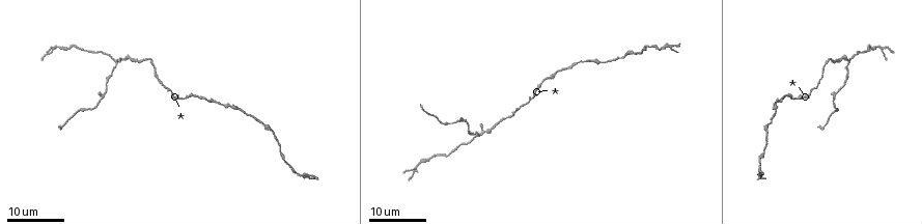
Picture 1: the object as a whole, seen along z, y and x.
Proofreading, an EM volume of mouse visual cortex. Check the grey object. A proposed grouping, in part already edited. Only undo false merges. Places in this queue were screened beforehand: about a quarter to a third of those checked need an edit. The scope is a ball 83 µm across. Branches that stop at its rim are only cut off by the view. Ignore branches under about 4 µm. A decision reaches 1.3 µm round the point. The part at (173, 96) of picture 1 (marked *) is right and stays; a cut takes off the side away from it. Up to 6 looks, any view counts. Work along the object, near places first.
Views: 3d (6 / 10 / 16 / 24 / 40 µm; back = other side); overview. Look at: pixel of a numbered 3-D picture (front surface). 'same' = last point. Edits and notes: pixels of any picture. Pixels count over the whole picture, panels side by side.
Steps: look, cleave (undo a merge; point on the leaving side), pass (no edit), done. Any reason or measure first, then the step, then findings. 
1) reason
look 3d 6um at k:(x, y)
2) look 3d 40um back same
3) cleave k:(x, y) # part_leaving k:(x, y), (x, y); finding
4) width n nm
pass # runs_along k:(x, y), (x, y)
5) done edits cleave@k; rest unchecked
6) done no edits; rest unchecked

three arms meet
look 3d 16um at 1:(480, 134)

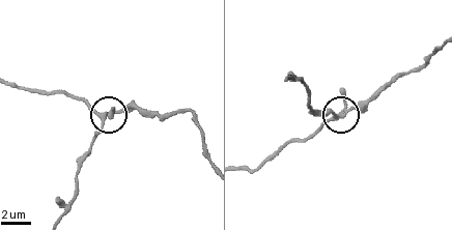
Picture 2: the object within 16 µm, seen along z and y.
look 3d 6um at 2:(102, 116)

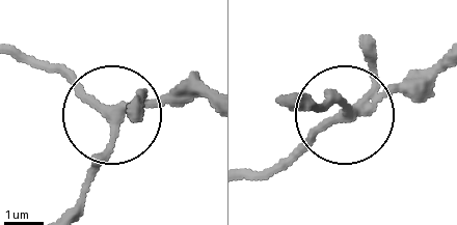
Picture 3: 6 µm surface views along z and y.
width 220 nm
pass # runs_along 3:(209, 103), (150, 93), (100, 110), (44, 66); all the same neuron

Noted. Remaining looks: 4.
thick turns thin
look 3d 16um at 1:(768, 130)

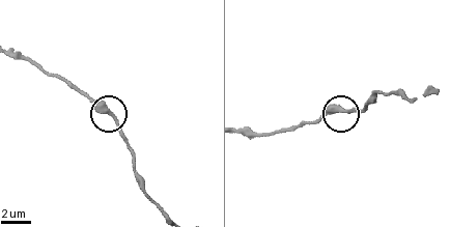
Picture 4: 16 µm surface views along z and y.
look 3d 6um at 4:(114, 119)

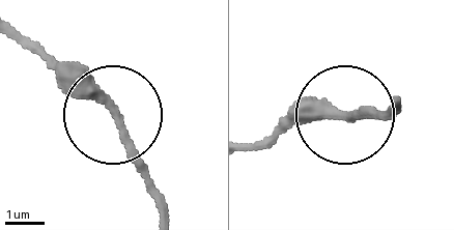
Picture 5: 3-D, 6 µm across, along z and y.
width 270 nm
pass # runs_along 5:(253, 144), (322, 114), (398, 114); continuous, no second neuron

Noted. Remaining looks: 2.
a narrow waist
look 3d 24um at 1:(649, 47)

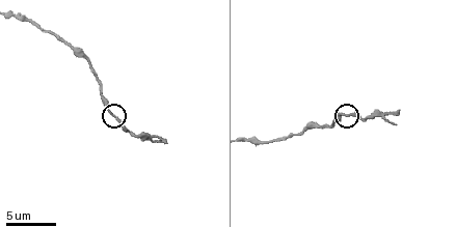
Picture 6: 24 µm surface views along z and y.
look 3d 10um at 6:(346, 117)

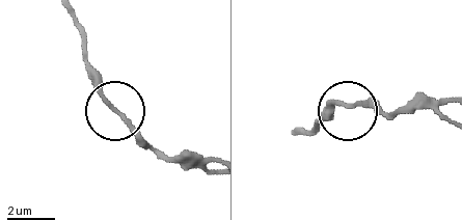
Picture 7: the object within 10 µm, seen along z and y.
width 160 nm
pass # runs_along 7:(294, 132), (309, 130), (337, 103), (368, 103), (401, 114); one neuron here

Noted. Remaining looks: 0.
done no edits; rest unchecked

